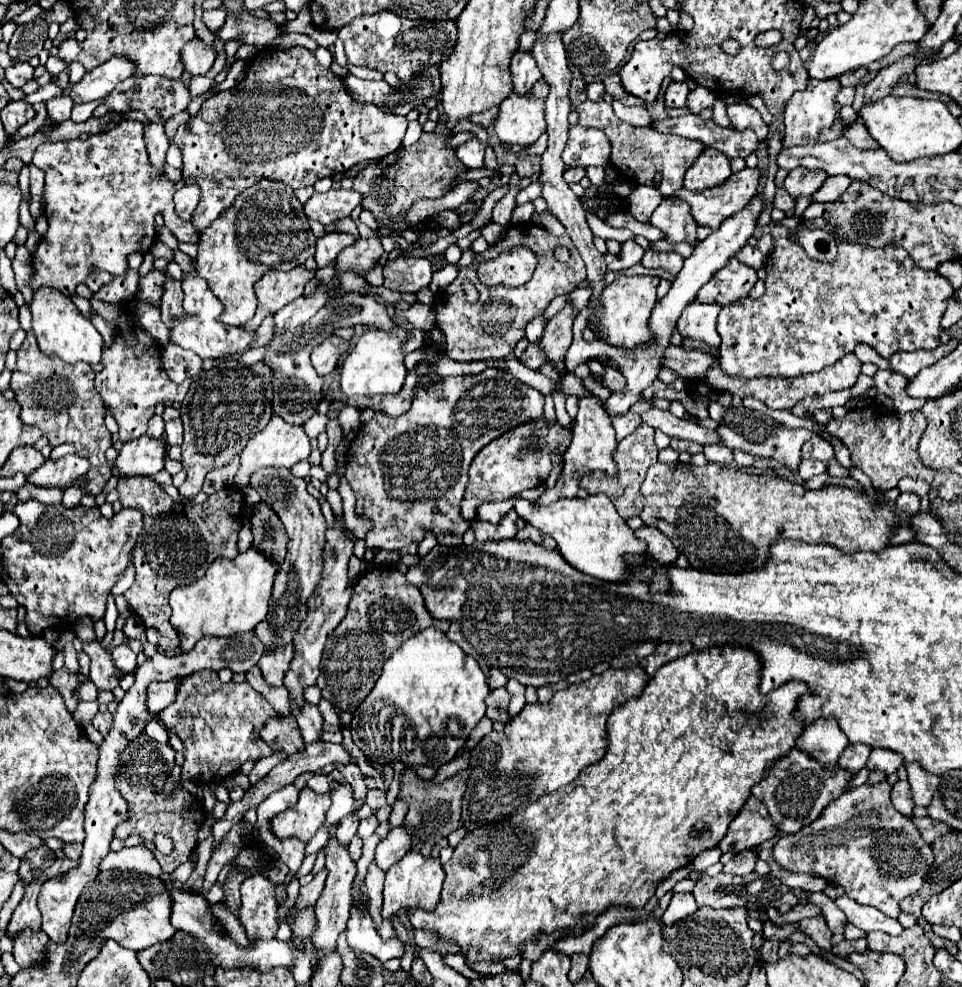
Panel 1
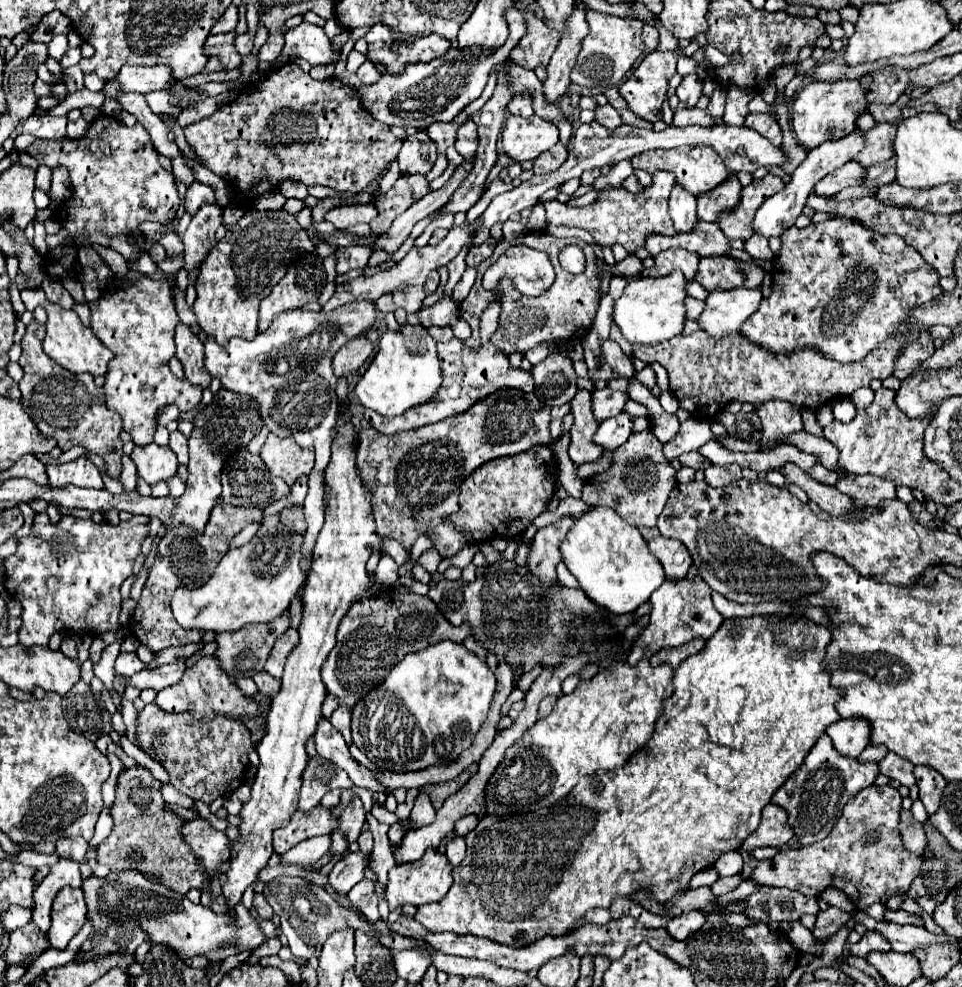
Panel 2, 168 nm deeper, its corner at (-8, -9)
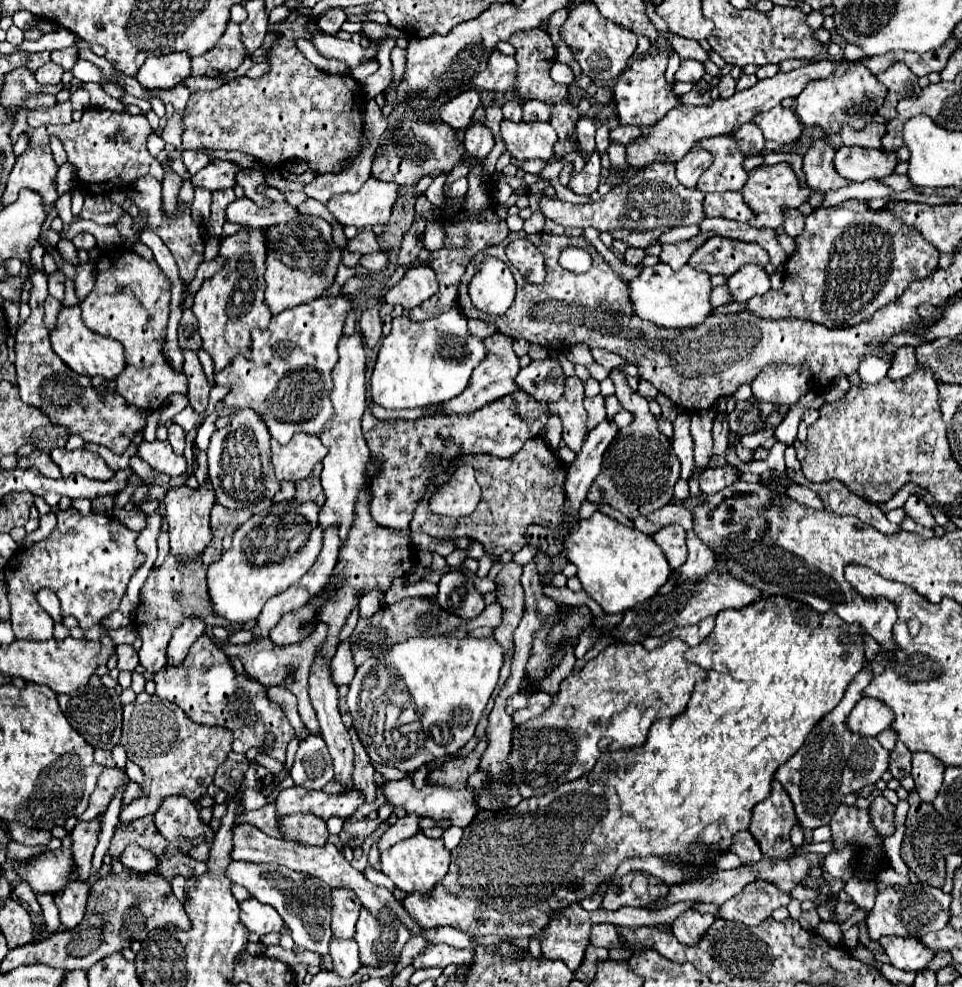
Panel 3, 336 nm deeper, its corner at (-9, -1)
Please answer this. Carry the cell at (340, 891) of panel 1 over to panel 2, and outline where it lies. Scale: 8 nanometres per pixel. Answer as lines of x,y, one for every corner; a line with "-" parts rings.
353,793
351,801
341,809
341,819
339,819
339,831
347,833
349,843
357,841
361,827
365,823
365,809
363,809
363,801
359,799
357,793

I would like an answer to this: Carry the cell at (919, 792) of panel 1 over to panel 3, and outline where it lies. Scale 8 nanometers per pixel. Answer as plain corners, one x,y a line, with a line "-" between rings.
916,753
912,757
912,779
916,781
916,791
922,801
932,803
942,787
944,763
932,753

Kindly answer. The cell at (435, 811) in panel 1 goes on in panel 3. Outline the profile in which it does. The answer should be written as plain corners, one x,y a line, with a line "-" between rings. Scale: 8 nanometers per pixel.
480,741
476,745
476,749
468,757
464,757
464,759
448,759
444,763
444,767
430,773
428,783
442,783
442,785
448,785
448,787
454,787
454,789
462,789
466,785
466,777
478,769
482,753
486,751
486,747
488,747
488,743

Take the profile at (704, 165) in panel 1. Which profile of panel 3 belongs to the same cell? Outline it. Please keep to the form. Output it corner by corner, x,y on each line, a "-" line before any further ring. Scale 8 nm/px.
740,191
706,193
704,213
706,213
706,217
724,217
724,219
732,219
732,221
748,221
750,219
750,209
744,203

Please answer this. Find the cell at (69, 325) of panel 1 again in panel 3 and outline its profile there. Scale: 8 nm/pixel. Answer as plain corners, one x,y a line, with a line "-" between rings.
78,305
60,309
56,327
50,331
50,343
52,343
54,353
76,373
84,373
84,375
90,375
90,377
102,375
106,379
114,379
114,377
118,377
118,373
126,365
122,345
116,339
94,335
90,329
86,329
86,325
82,323

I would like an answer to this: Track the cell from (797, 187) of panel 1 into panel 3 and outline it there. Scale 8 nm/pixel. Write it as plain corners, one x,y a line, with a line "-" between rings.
840,147
834,157
836,171
848,181
870,181
892,175
896,157
880,149
864,147

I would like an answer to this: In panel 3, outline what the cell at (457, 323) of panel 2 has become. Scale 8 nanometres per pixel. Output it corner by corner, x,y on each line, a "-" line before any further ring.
468,319
468,329
470,329
472,335
476,335
476,337
480,337
480,339
488,337
490,333
496,333
496,329
494,329
492,325
488,325
488,323
484,323
484,321
478,321
478,319

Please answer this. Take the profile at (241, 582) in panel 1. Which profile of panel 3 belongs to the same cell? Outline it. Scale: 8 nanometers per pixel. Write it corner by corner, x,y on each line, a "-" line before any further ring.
276,503
266,515
248,519
236,533
232,547
222,559
208,567
208,597
218,617
230,623
254,621
262,605
294,585
316,561
322,549
322,529
318,529
318,511
314,503

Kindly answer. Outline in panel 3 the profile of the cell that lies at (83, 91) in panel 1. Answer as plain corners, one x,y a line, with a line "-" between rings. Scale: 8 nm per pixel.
168,53
148,57
138,69
136,79
148,89
170,89
190,75
190,57
186,53

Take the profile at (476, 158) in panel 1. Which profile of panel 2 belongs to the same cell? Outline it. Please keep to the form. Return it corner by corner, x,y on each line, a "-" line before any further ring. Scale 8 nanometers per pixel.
467,119
459,129
457,129
457,143
455,149
465,157
465,159
473,159
477,153
477,125

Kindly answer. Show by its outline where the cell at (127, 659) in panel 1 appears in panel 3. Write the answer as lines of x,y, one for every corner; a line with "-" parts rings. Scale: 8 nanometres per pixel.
118,645
118,669
124,671
134,671
134,667
138,665
138,653
132,645

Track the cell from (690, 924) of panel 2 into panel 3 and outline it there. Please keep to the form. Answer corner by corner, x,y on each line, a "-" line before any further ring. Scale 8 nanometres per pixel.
688,909
672,923
672,933
676,935
678,941
692,945
702,935
702,931
706,931
712,923
714,923
712,913
700,913
696,909

